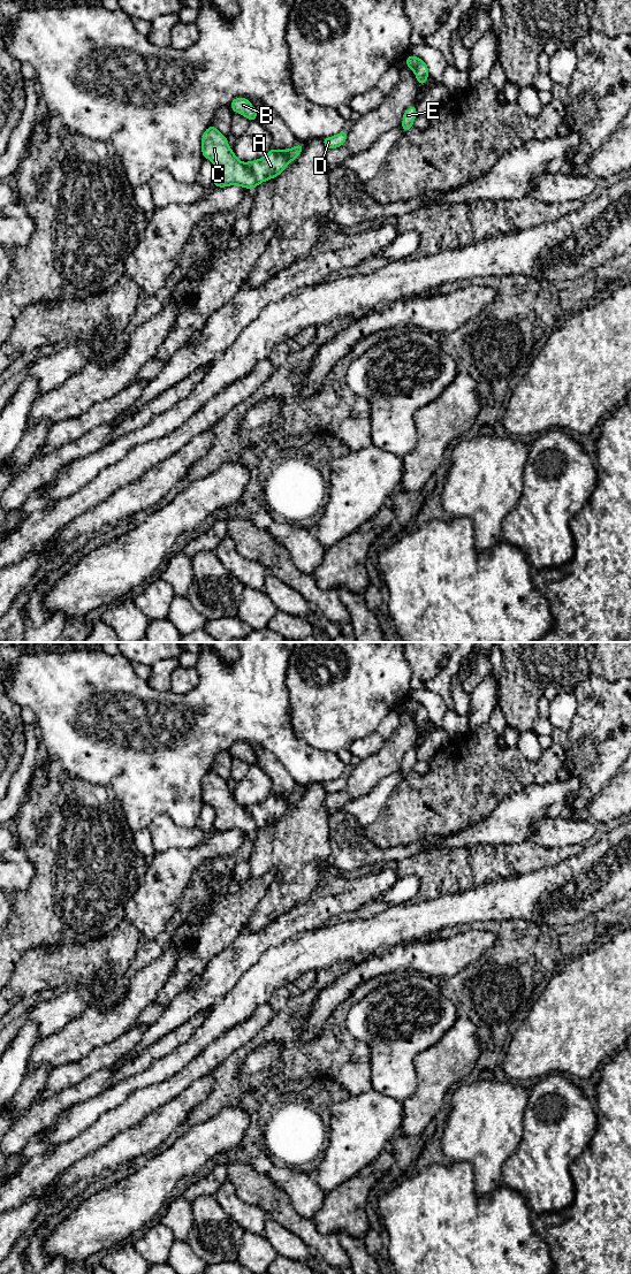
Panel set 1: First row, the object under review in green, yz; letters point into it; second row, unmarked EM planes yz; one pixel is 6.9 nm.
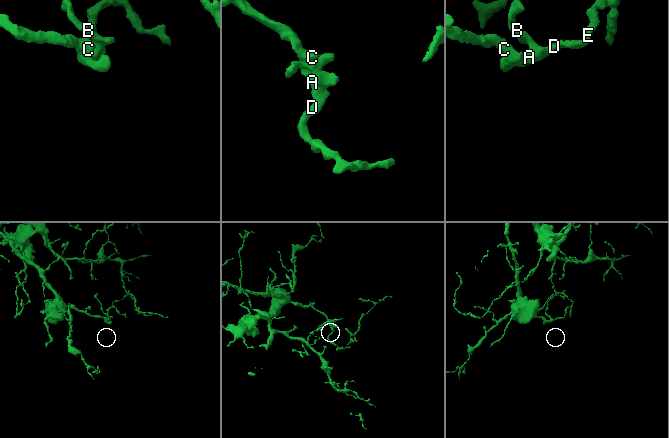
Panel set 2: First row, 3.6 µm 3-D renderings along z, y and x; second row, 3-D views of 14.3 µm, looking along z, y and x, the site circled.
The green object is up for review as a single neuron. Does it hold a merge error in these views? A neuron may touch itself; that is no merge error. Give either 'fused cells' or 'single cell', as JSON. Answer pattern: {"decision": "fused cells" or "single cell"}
{"decision": "single cell"}

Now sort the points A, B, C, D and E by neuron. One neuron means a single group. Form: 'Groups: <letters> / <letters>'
Groups: A B C D E

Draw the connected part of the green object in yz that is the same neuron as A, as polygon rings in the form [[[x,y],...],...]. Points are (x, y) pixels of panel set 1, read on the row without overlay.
[[[211,769],[202,780],[202,799],[215,810],[213,829],[218,832],[238,830],[256,833],[258,829],[282,818],[290,806],[295,806],[304,794],[298,788],[286,795],[271,793],[257,804],[242,807],[230,793],[227,781]]]

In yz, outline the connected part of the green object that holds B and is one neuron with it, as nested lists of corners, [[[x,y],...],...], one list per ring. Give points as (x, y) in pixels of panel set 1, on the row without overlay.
[[[236,741],[233,743],[230,748],[230,753],[233,756],[243,760],[249,765],[258,764],[257,756],[251,748],[251,746],[244,741]]]

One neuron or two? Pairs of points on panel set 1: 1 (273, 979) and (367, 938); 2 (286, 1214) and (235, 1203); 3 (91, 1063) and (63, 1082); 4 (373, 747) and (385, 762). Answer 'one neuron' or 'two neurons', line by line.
1: one neuron
2: two neurons
3: one neuron
4: two neurons

